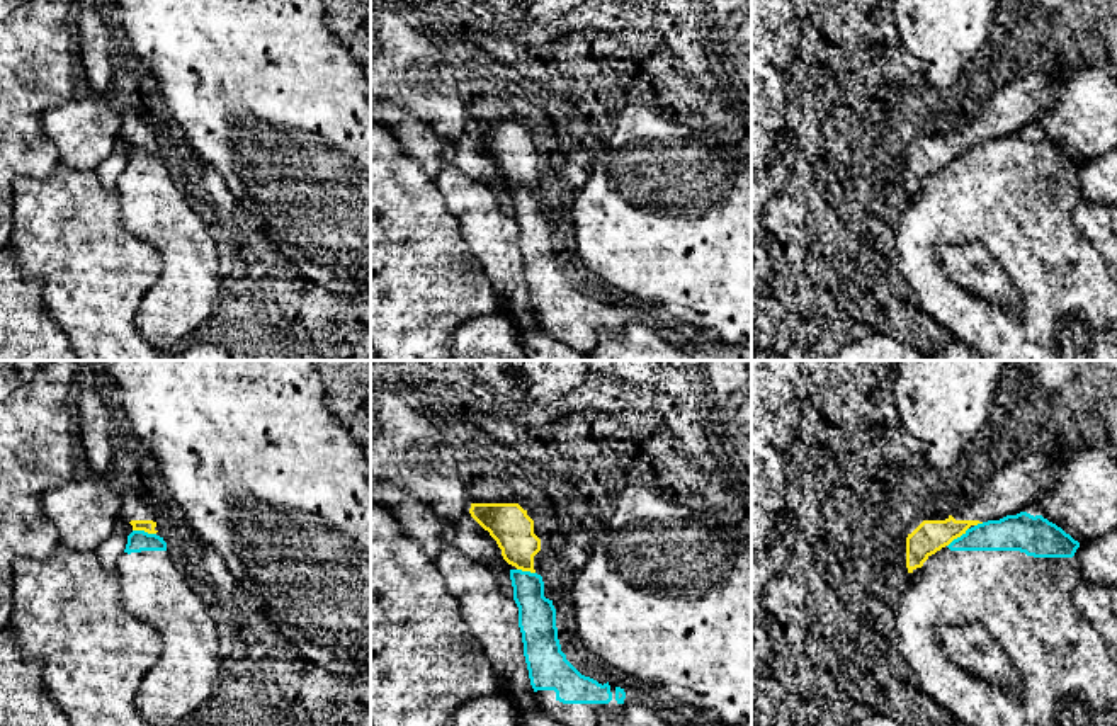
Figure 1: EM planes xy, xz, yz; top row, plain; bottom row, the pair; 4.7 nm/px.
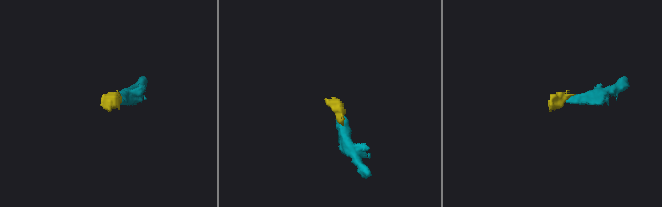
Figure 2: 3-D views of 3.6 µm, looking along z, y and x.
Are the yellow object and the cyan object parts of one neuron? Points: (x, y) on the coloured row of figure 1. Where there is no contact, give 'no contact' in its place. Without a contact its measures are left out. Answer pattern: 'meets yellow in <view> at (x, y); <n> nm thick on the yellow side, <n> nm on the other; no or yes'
meets yellow in xy at (145, 531); 60 nm thick on the yellow side, 100 nm on the other; no

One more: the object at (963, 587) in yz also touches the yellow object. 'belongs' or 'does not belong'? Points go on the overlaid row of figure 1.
does not belong

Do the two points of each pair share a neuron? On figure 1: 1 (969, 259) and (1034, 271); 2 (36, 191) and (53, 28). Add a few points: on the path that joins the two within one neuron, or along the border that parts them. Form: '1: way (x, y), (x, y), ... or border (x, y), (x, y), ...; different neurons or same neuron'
1: border (966, 242), (980, 242), (988, 250), (1019, 300); different neurons
2: border (60, 164), (45, 177), (17, 177); different neurons

